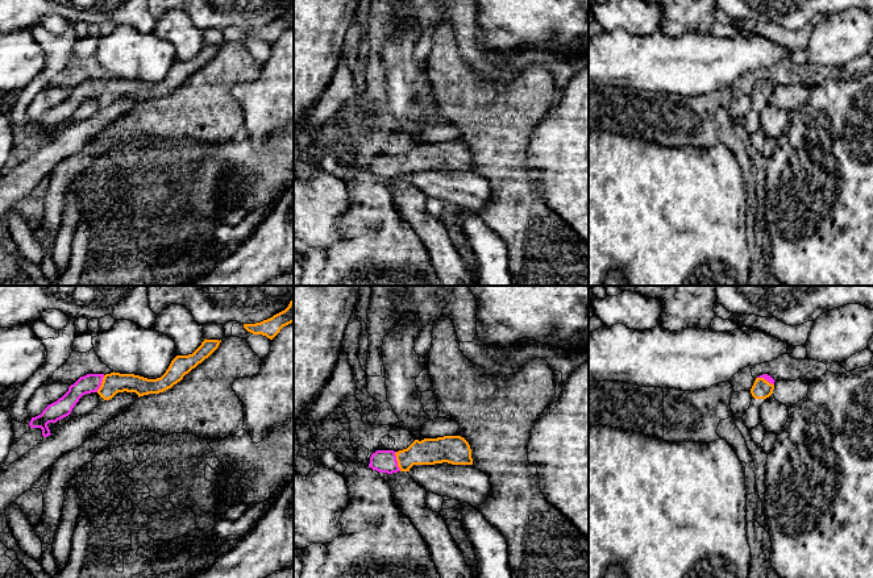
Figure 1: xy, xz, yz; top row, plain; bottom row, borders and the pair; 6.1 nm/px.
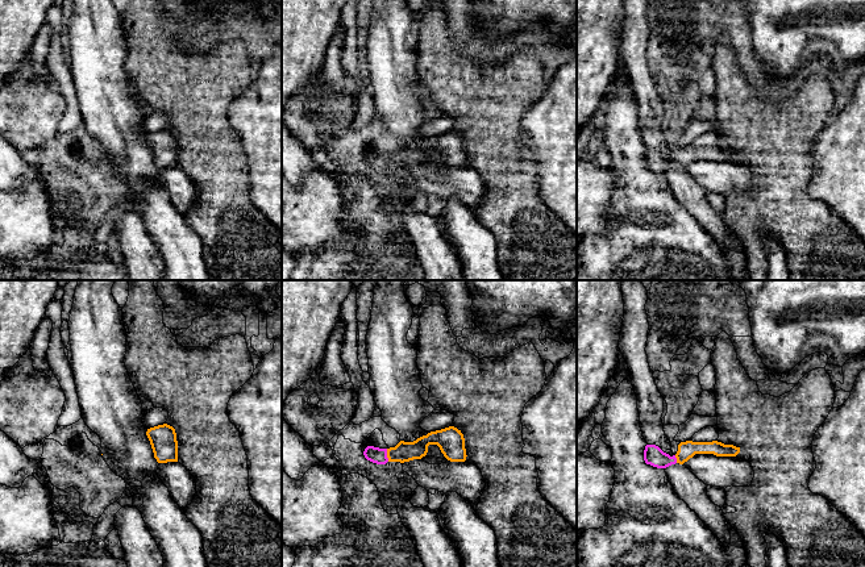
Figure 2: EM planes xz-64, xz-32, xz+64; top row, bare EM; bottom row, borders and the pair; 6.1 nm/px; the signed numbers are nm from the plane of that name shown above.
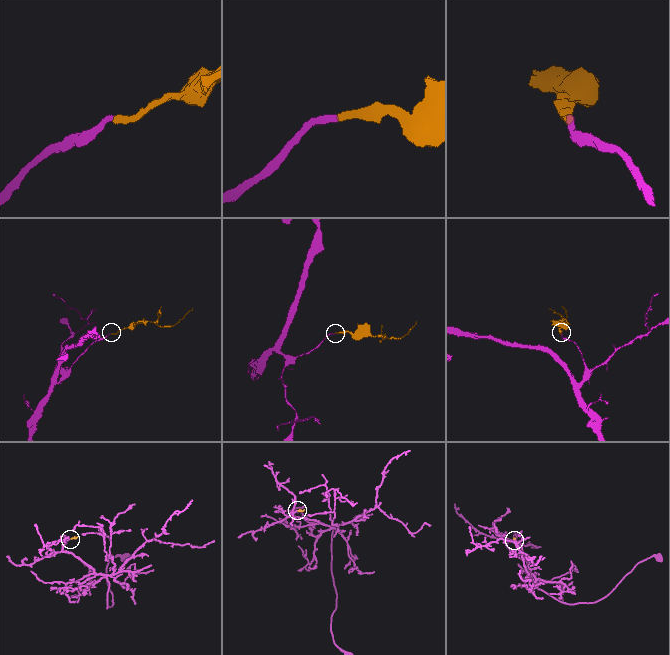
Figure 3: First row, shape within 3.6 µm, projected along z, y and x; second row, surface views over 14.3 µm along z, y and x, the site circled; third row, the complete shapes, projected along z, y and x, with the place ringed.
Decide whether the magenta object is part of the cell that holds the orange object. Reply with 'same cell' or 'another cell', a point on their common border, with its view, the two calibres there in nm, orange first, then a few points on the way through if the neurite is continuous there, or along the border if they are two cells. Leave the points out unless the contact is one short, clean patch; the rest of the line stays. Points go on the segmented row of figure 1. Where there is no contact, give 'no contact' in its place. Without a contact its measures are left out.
same cell; meets orange in xz at (396, 460); 160 nm thick on the orange side, 140 nm on the other; runs through xz (429, 450), (396, 460), (385, 461)

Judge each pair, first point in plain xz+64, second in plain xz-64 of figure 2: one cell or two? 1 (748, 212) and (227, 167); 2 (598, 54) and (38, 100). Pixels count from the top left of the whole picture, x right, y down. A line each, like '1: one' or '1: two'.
1: one
2: two

